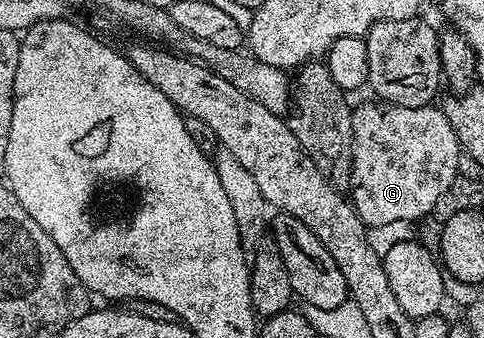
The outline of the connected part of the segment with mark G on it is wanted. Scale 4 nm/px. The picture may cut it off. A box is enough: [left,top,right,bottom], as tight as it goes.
[352,102,462,228]

